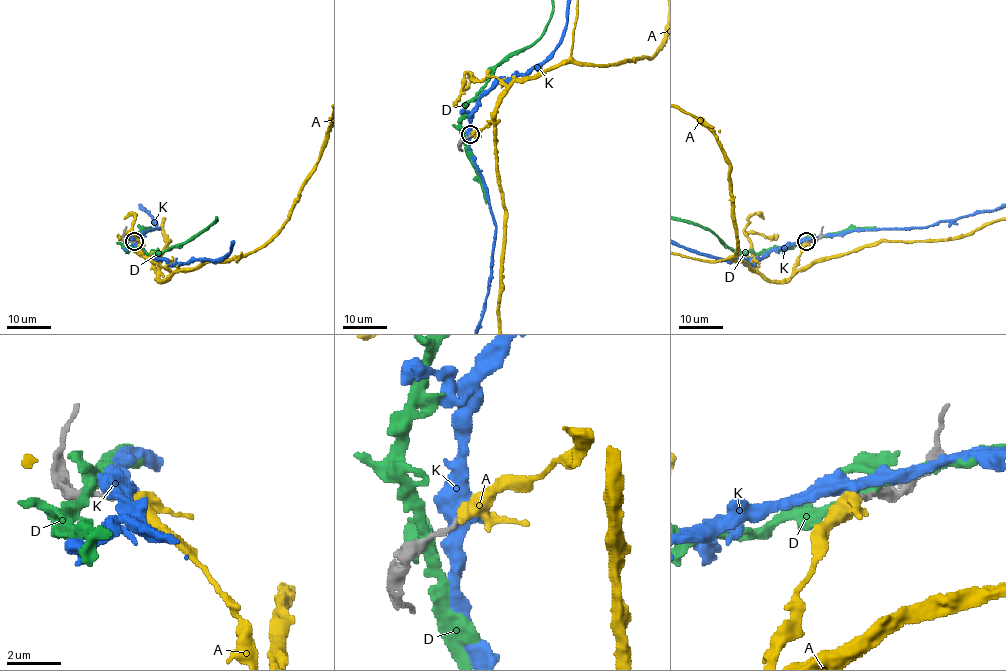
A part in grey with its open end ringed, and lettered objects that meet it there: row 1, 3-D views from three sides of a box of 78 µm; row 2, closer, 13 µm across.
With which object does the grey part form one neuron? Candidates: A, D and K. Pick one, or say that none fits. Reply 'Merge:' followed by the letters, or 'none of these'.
Merge: none of these

